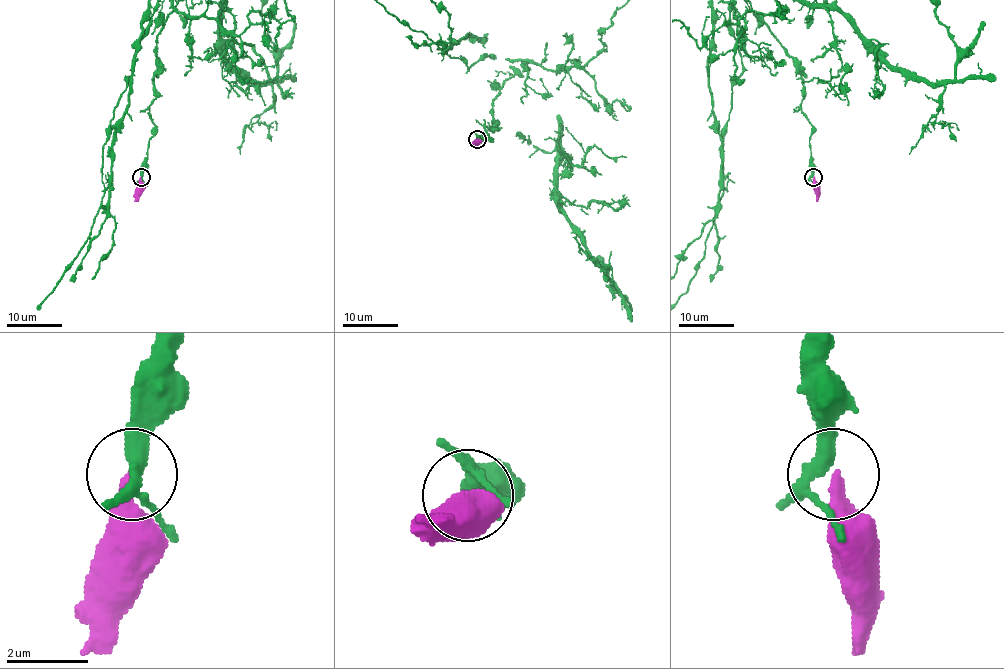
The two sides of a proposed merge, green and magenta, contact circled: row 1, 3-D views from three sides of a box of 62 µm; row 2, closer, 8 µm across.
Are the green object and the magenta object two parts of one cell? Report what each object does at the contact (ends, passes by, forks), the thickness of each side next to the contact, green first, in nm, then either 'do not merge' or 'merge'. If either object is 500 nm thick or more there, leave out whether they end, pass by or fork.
green forks there; magenta ends there; 300 nm thick on the green side, 360 nm on the other; do not merge

